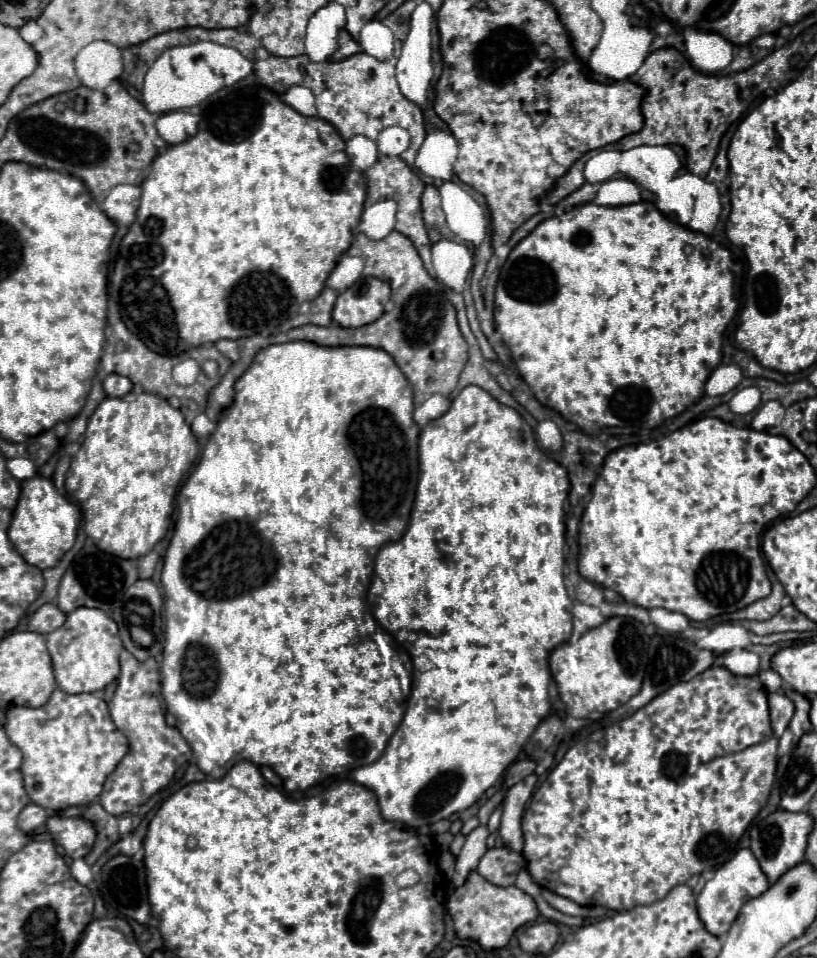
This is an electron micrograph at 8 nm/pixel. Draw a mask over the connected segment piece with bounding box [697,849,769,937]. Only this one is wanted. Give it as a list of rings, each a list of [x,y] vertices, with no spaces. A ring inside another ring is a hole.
[[[739,849],[733,859],[729,859],[727,863],[716,869],[715,875],[705,883],[703,891],[697,895],[699,917],[713,935],[723,937],[729,931],[731,923],[735,921],[741,905],[749,897],[757,897],[757,893],[763,893],[767,887],[769,887],[769,879],[765,877],[757,857],[753,857],[751,849]]]

